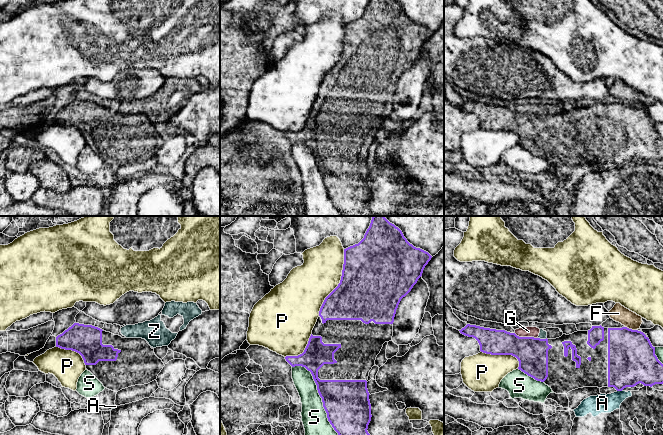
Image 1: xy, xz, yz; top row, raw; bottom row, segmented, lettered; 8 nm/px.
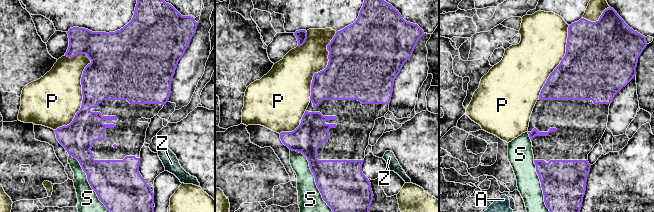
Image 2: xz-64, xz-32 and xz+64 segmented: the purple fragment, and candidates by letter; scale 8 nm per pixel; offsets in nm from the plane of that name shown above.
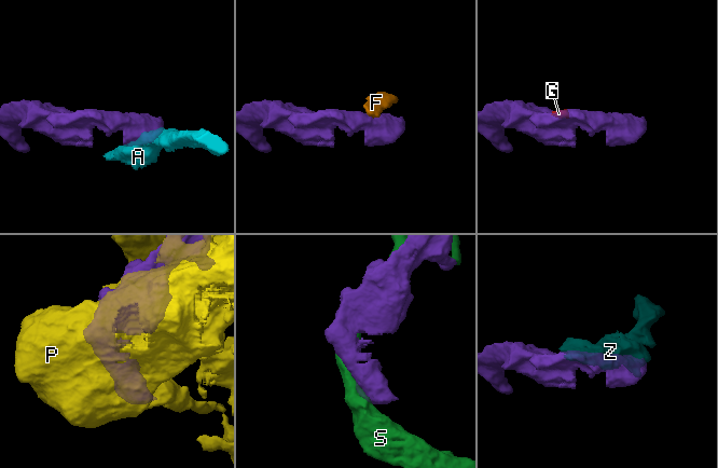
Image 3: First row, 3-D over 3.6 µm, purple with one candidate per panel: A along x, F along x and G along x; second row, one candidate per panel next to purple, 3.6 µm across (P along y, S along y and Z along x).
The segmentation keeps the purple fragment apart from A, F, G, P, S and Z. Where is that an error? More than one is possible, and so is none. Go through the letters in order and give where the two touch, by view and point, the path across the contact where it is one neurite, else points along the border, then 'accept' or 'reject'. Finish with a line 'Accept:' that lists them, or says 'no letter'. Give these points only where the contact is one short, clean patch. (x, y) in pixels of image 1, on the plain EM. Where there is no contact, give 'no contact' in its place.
A: yz (619, 166) | reject
F: yz (631, 105) | along yz (625, 102), (636, 106) | reject
G: yz (526, 113) | along yz (514, 109), (519, 112), (533, 112), (537, 114) | reject
P: xz (340, 58) | reject
S: xz (320, 172) | reject
Z: yz (542, 115) | reject
Accept: no letter

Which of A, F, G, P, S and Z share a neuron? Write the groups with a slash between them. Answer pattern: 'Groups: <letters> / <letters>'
Groups: A / F / G Z / P / S

